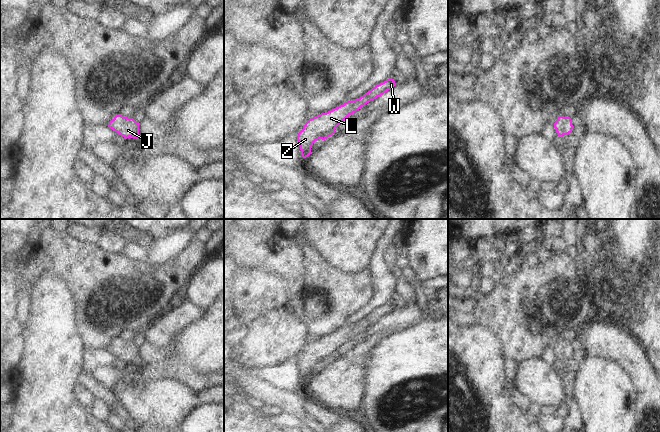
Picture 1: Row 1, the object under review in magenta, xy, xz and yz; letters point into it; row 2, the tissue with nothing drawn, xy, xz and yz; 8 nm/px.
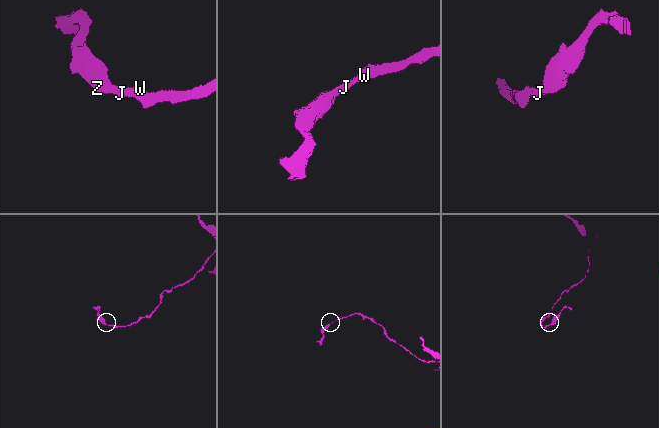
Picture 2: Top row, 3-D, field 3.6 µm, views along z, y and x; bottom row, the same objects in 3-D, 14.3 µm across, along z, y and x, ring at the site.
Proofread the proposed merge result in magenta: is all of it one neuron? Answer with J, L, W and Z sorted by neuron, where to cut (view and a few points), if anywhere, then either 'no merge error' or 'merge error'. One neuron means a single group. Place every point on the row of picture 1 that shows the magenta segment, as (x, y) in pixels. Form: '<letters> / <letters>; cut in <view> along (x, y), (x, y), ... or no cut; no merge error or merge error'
J L W Z; no cut; no merge error

